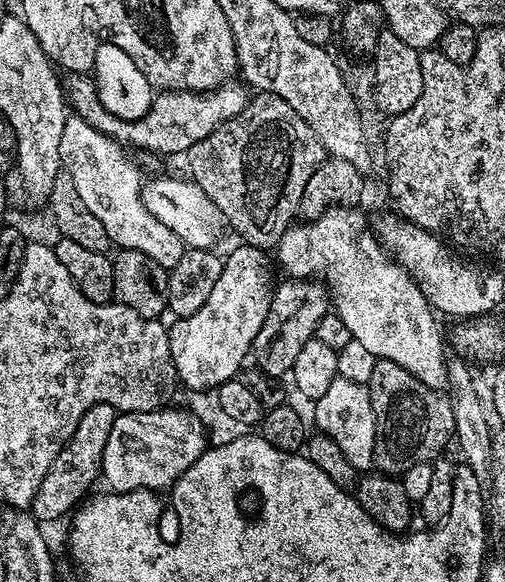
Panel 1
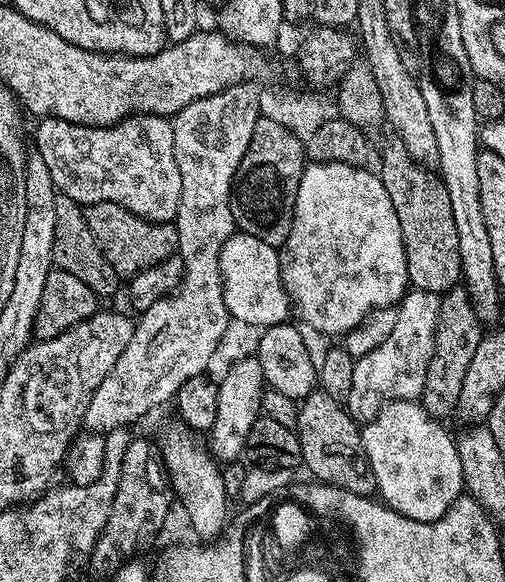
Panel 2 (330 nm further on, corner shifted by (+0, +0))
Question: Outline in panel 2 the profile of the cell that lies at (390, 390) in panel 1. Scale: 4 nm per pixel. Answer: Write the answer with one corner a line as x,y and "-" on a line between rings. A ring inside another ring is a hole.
457,286
443,293
440,297
432,361
426,374
426,386
422,397
424,408
432,417
445,418
444,416
457,411
462,394
462,378
466,378
470,358
474,358
474,350
478,350
481,335
482,321
472,304
472,296
467,287

